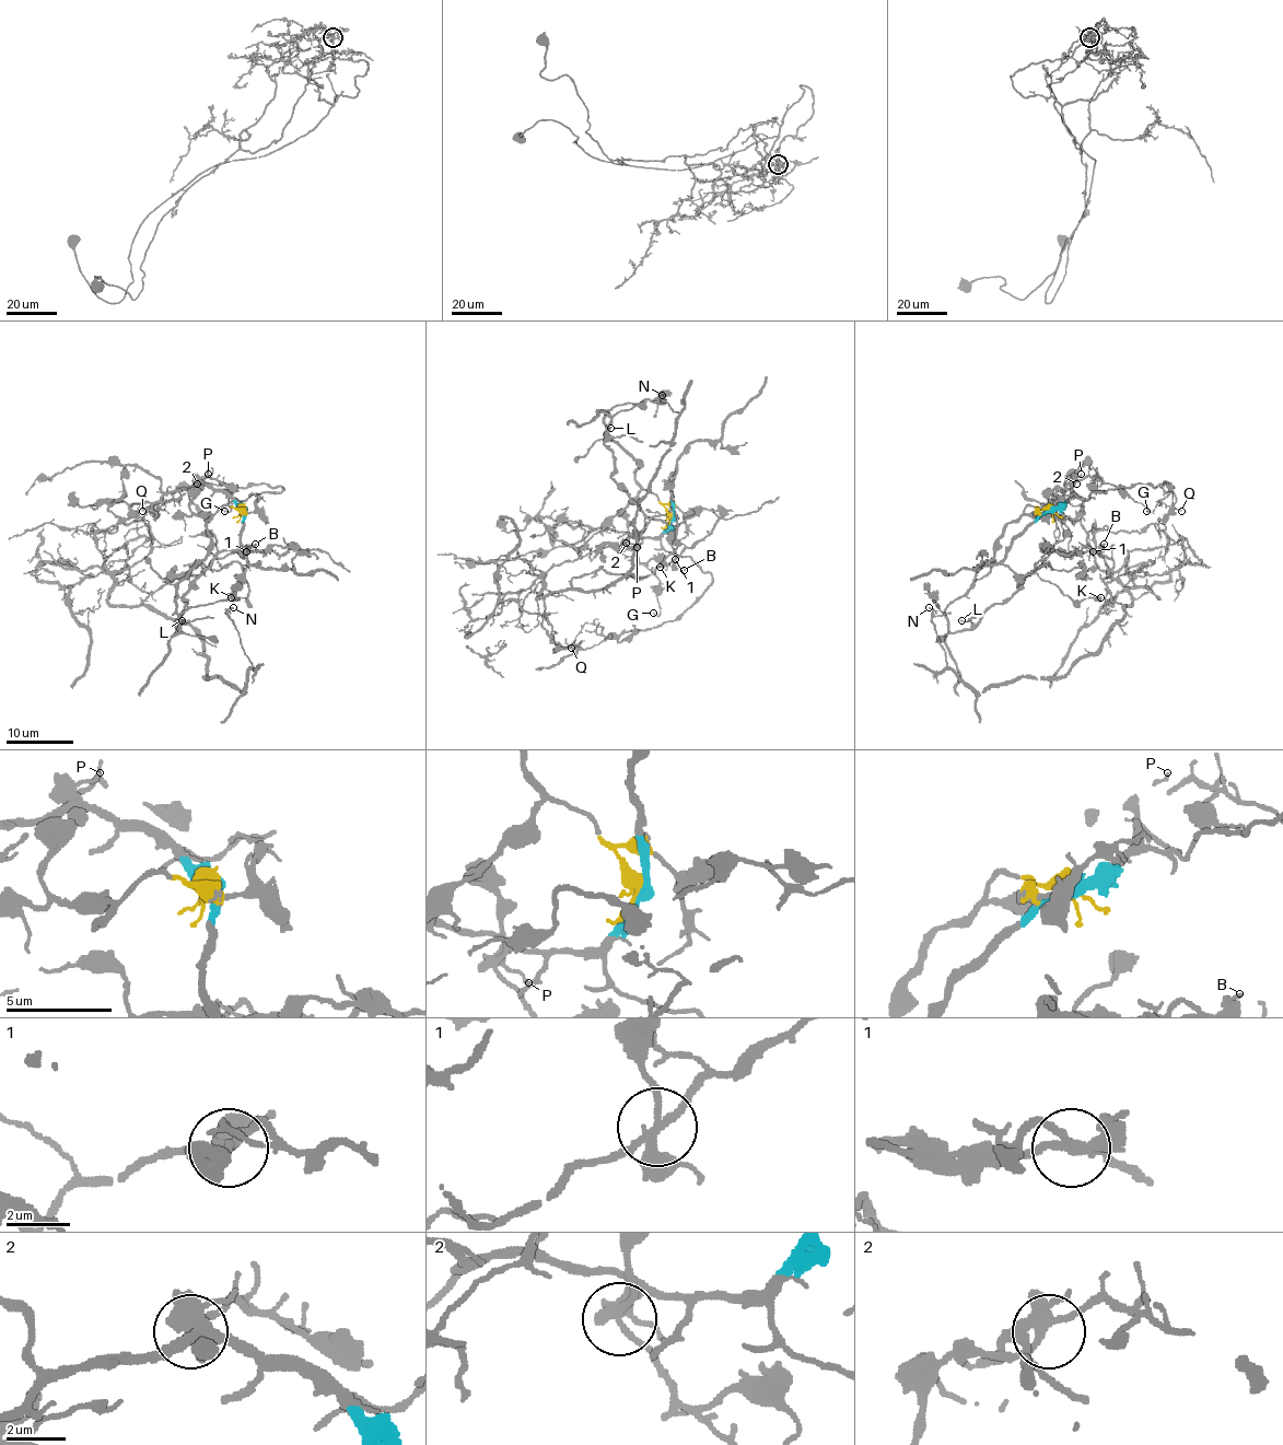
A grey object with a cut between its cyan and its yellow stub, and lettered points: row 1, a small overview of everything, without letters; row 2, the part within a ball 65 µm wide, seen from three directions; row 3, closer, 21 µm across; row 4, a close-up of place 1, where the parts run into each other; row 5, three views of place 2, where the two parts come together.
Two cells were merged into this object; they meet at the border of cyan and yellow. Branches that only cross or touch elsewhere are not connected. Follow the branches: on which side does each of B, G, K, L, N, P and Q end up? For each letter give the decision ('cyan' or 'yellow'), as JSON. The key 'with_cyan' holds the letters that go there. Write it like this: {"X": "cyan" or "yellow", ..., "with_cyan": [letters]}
{"B": "yellow", "G": "yellow", "K": "cyan", "L": "yellow", "N": "cyan", "P": "cyan", "Q": "cyan", "with_cyan": ["K", "N", "P", "Q"]}

